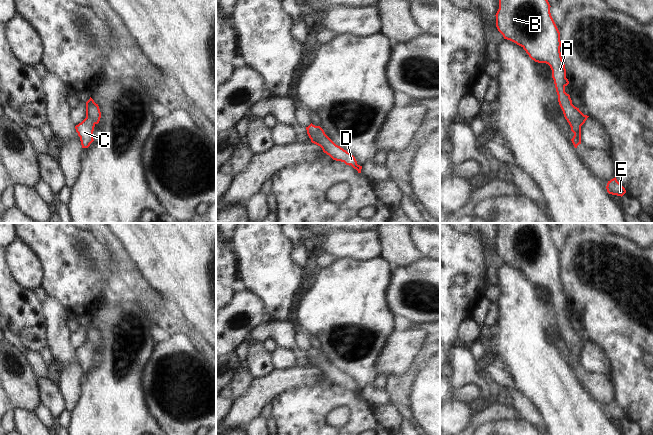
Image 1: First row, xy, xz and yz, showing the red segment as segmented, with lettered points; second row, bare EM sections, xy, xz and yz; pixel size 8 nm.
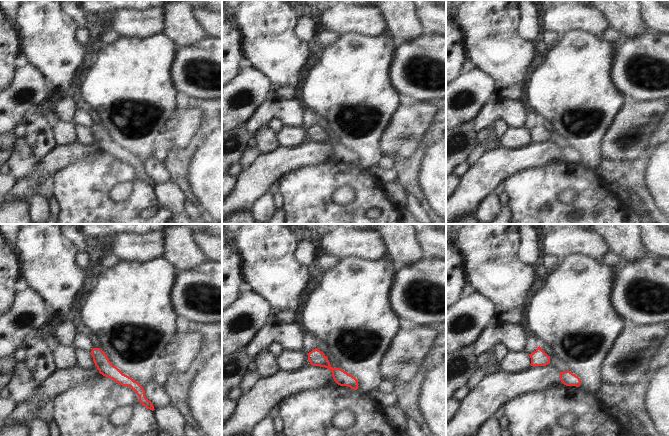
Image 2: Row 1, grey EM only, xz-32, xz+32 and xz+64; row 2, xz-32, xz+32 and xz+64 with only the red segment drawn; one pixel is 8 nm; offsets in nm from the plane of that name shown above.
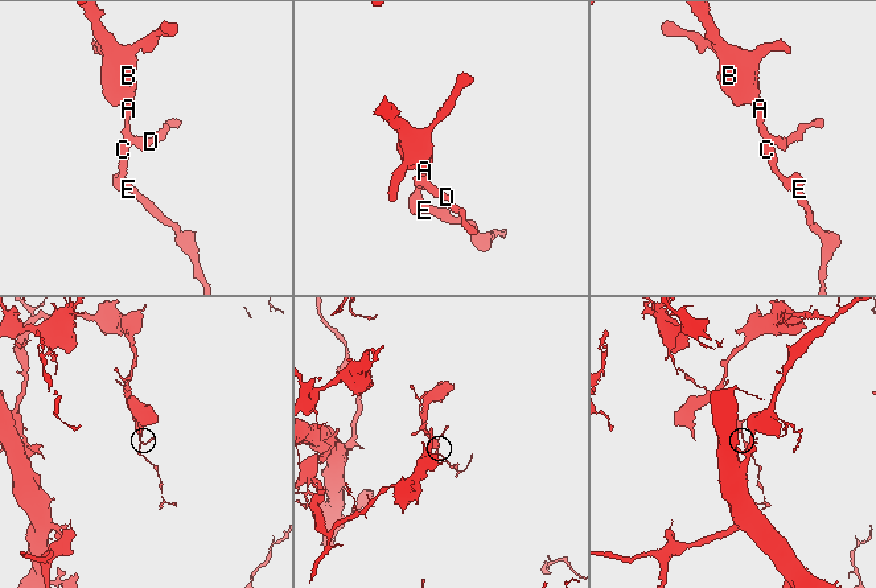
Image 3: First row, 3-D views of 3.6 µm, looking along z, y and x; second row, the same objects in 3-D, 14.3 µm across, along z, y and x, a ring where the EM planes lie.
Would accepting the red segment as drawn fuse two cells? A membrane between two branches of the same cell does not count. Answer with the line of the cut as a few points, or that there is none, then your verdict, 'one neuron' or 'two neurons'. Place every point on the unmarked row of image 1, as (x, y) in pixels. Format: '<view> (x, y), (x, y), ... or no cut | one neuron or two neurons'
no cut | one neuron

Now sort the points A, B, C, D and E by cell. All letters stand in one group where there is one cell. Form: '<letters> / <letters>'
A B C D E

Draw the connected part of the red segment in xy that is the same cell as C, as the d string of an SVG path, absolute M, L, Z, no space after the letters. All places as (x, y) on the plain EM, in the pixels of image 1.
M90 321L90 323L86 326L86 342L75 350L76 356L80 361L82 372L88 372L94 365L94 351L99 347L100 342L101 336L99 330Z

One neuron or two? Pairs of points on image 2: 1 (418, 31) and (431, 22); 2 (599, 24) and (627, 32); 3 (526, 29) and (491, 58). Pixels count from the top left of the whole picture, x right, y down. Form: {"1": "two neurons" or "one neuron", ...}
{"1": "two neurons", "2": "two neurons", "3": "two neurons"}

